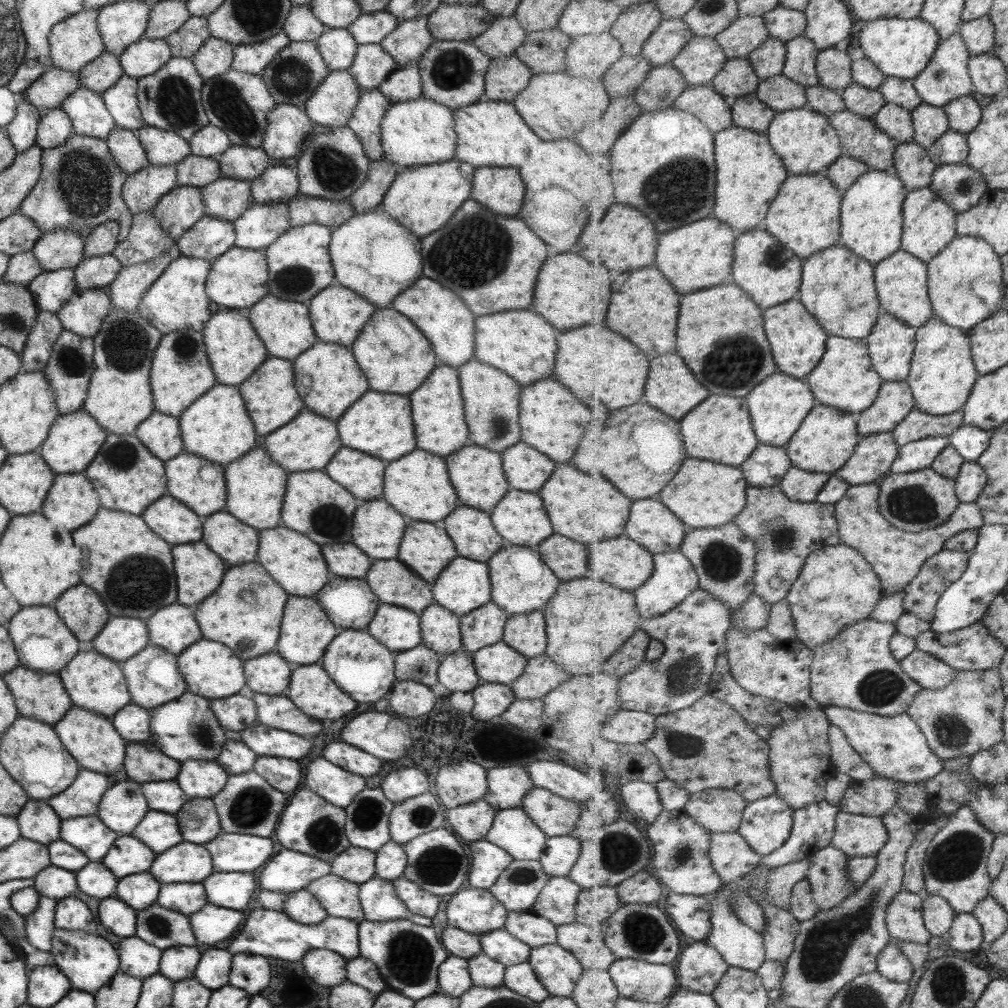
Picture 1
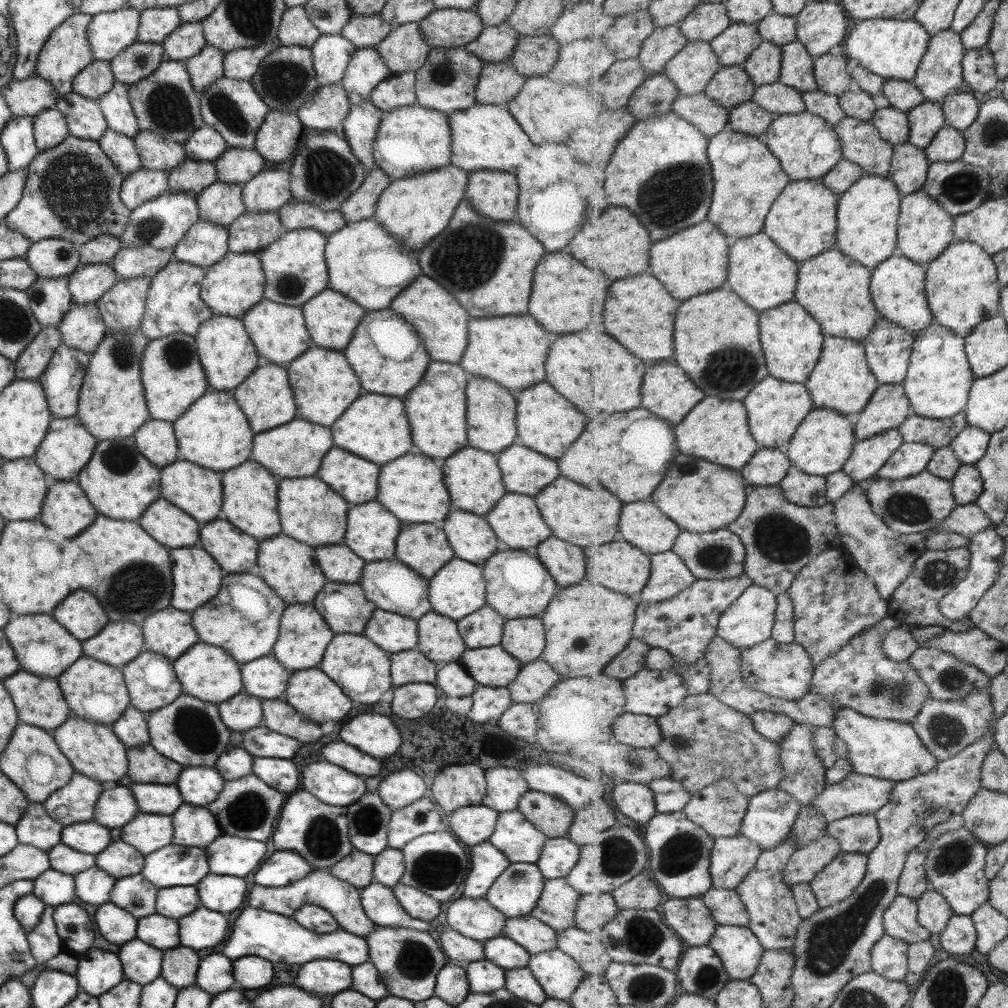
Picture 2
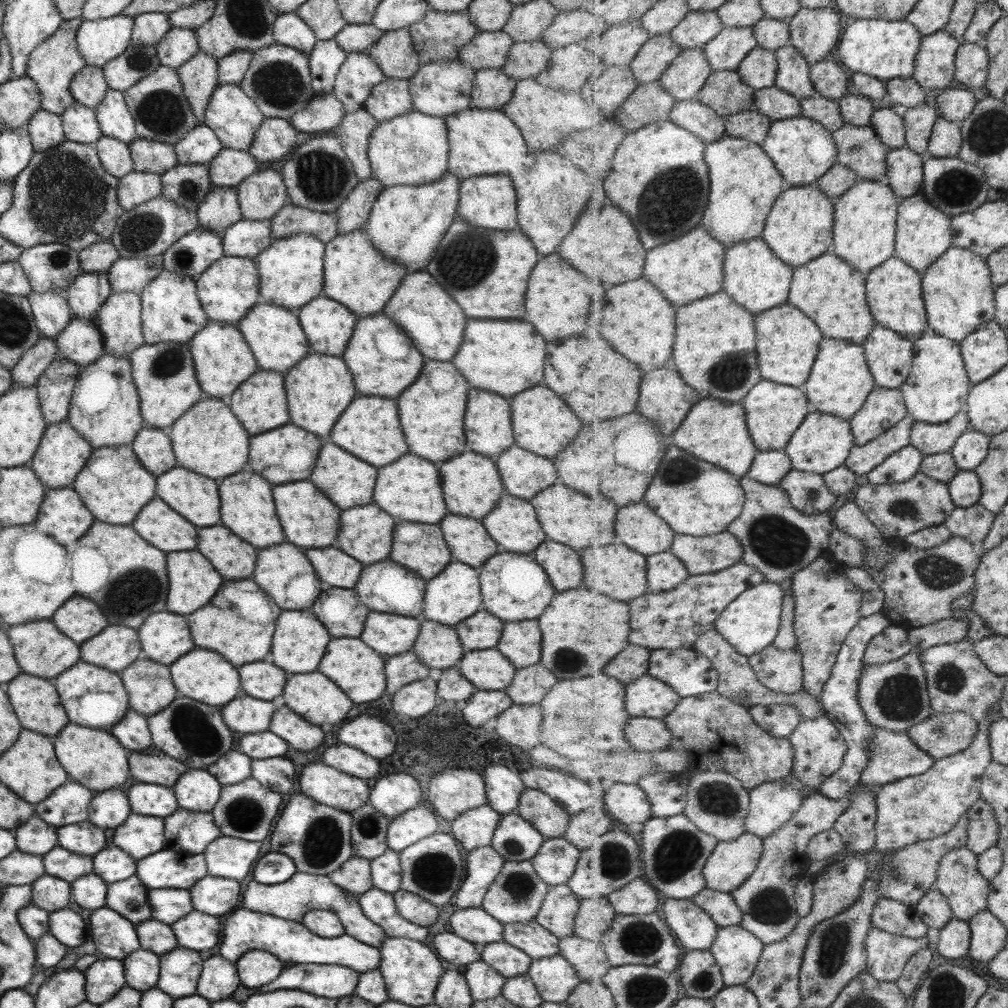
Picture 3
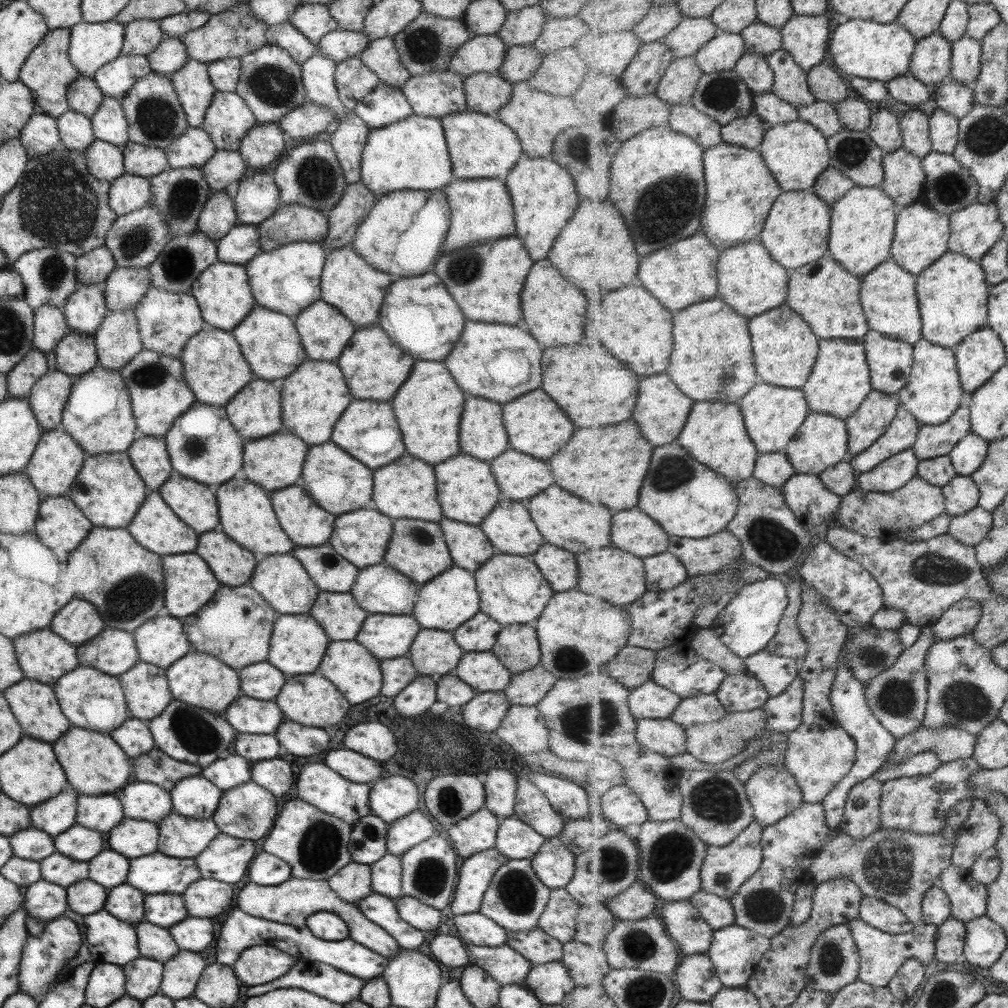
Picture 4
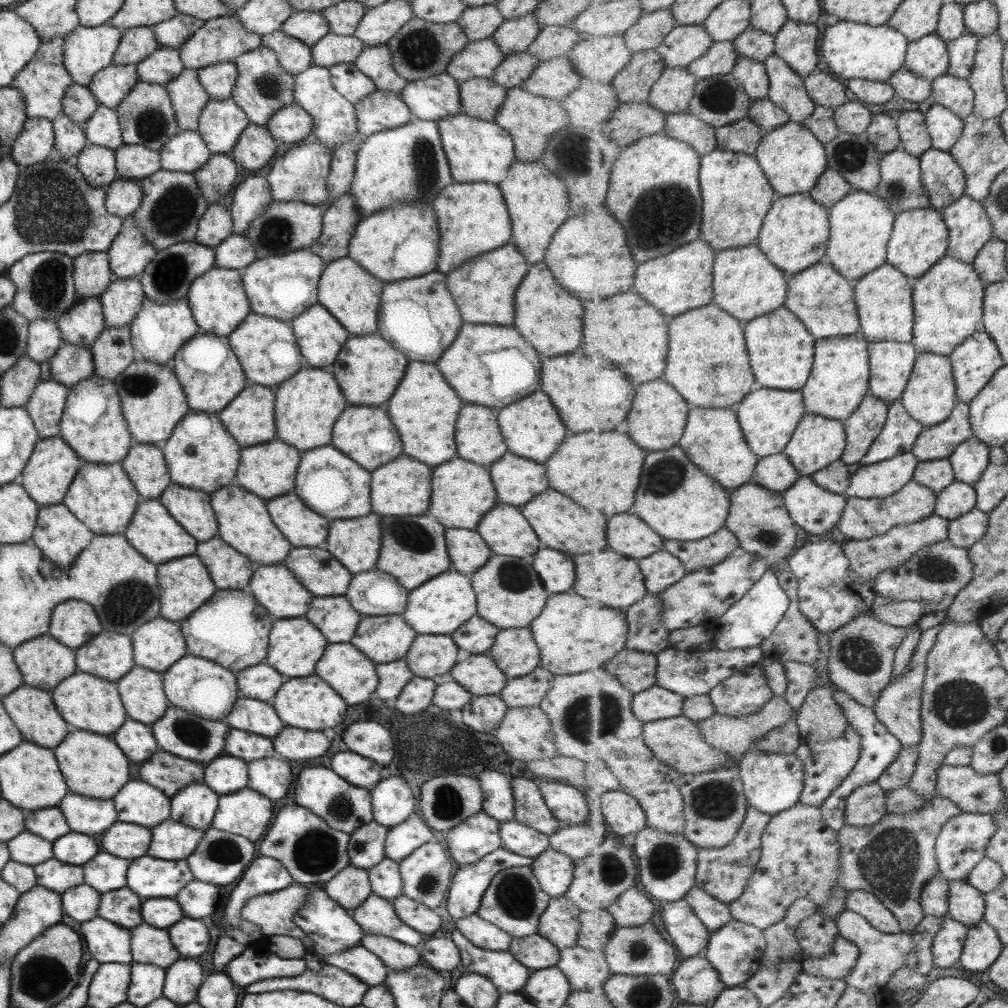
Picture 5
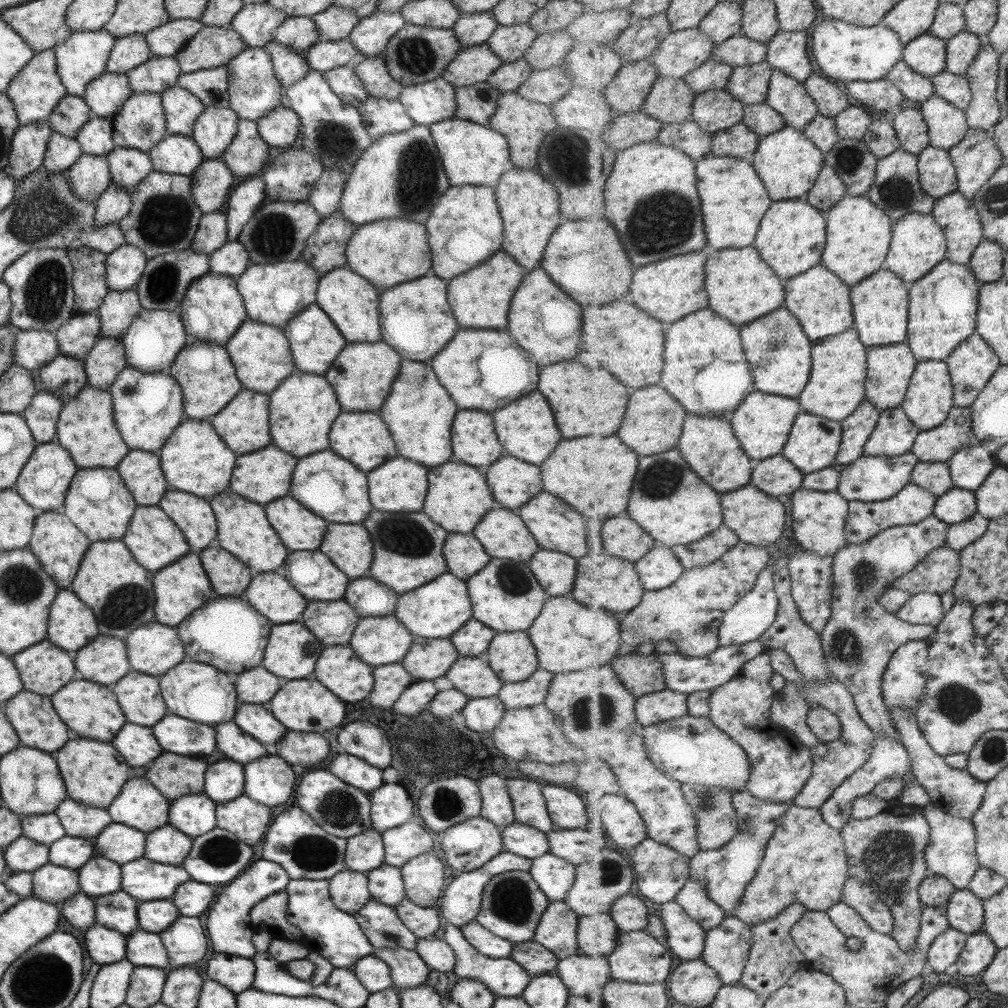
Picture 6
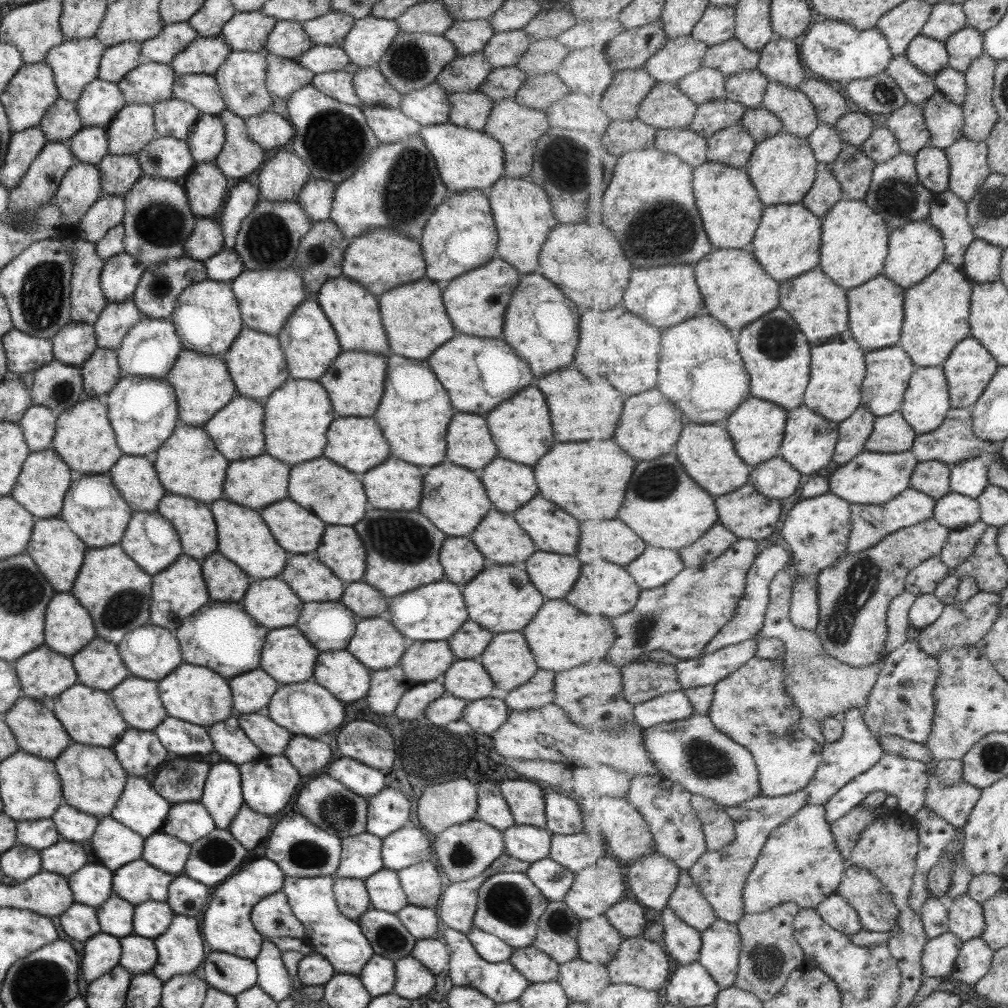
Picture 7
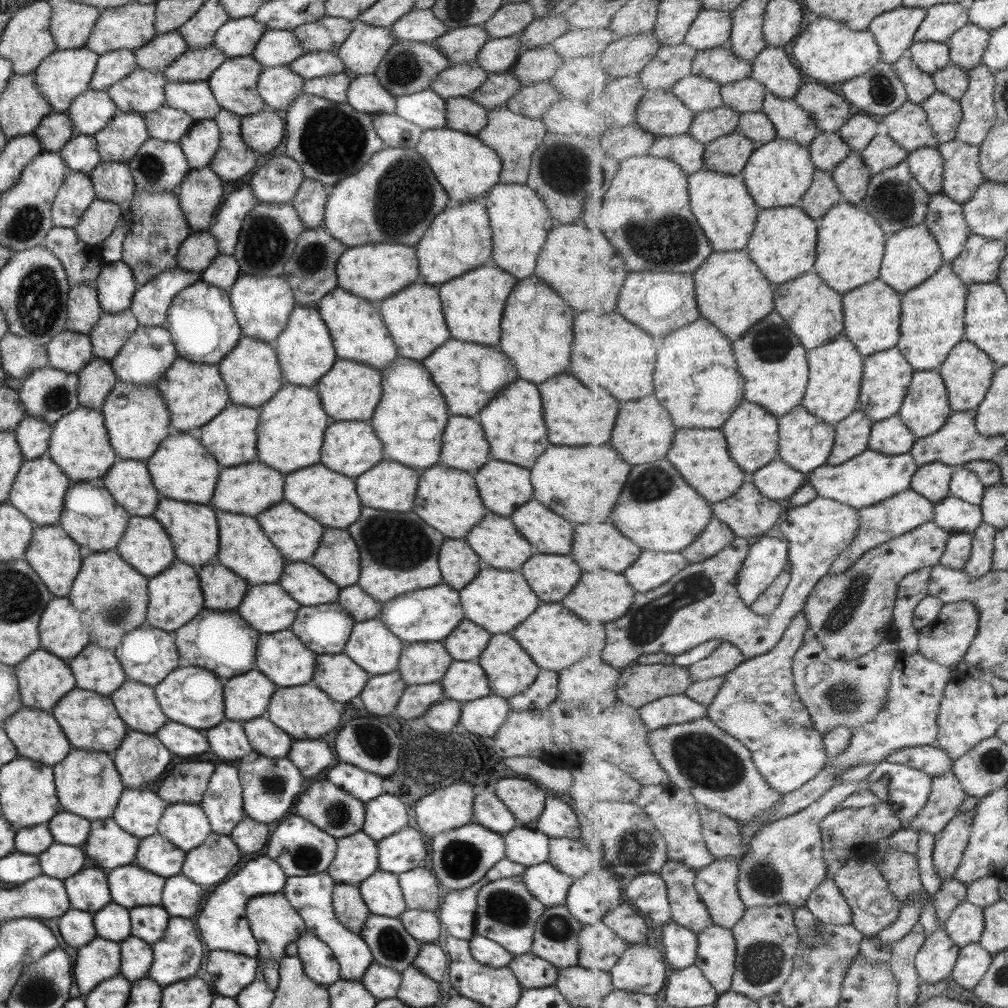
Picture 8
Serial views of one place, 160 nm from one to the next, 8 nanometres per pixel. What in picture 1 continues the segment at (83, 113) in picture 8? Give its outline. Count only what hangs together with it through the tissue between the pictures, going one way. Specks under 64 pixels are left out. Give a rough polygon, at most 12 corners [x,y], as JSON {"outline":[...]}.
{"outline":[[141,38],[118,61],[123,75],[153,74],[170,58],[164,39]]}

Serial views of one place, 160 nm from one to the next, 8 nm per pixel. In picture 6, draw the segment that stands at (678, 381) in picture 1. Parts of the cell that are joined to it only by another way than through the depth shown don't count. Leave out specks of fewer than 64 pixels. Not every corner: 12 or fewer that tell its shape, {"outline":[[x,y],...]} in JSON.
{"outline":[[661,384],[631,396],[619,436],[641,456],[678,448],[687,415]]}

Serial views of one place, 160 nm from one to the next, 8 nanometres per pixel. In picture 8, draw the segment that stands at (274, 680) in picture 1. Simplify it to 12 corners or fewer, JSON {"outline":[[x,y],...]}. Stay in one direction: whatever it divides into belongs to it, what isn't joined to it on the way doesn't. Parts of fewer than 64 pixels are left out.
{"outline":[[256,668],[224,680],[224,719],[261,716],[275,688]]}

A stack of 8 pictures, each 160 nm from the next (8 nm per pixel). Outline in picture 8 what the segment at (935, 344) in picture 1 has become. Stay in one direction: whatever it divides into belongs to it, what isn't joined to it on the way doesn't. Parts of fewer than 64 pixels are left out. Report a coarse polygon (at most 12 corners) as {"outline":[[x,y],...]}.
{"outline":[[916,371],[898,412],[913,434],[952,413],[940,371]]}

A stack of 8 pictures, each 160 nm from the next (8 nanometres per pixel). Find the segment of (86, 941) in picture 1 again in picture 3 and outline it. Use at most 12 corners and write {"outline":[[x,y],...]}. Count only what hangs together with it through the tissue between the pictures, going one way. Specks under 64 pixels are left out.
{"outline":[[122,961],[83,971],[86,1001],[99,1006],[125,985]]}

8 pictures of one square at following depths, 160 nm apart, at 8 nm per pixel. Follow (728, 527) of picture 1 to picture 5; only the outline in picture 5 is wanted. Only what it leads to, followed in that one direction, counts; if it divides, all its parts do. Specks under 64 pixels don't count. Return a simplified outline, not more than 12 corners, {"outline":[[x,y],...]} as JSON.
{"outline":[[726,526],[701,540],[666,539],[687,572],[723,562],[740,547]]}

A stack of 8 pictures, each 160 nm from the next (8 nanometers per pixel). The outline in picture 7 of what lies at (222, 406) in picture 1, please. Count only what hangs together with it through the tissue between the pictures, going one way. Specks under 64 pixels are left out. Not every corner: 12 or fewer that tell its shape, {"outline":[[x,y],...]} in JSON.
{"outline":[[178,423],[151,459],[167,493],[215,502],[228,460]]}

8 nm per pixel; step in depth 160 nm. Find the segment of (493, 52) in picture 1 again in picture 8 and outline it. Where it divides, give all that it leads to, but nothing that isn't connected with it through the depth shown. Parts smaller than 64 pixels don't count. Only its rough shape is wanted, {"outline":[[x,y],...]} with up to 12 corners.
{"outline":[[473,60],[442,70],[430,89],[468,97],[486,78]]}

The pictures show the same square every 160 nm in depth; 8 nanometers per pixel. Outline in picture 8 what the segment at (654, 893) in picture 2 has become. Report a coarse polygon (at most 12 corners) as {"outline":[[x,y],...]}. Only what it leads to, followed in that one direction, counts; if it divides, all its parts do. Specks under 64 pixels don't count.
{"outline":[[628,901],[604,923],[628,944],[647,940],[645,918]]}

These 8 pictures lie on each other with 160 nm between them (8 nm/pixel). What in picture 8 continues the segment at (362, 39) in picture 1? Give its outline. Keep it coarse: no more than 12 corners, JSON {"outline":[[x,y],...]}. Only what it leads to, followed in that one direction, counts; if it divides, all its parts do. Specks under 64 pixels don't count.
{"outline":[[304,53],[287,66],[304,81],[339,74],[337,55]]}

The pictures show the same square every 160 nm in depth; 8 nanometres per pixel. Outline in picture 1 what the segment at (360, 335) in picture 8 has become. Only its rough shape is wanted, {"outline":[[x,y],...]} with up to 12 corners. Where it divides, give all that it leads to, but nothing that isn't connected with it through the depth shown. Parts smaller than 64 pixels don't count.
{"outline":[[378,206],[331,230],[334,282],[385,308],[421,278],[417,236]]}

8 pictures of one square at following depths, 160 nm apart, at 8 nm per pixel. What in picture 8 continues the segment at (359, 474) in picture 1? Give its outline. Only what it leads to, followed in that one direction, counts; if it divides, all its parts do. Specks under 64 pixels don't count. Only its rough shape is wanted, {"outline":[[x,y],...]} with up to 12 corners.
{"outline":[[321,463],[285,476],[283,500],[321,526],[359,516],[354,479]]}

